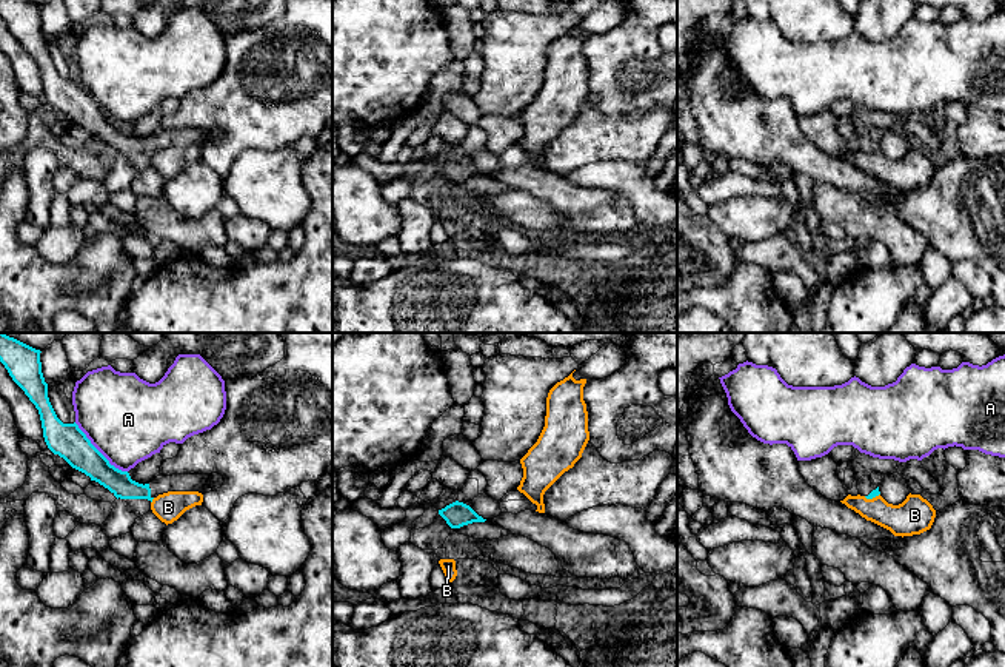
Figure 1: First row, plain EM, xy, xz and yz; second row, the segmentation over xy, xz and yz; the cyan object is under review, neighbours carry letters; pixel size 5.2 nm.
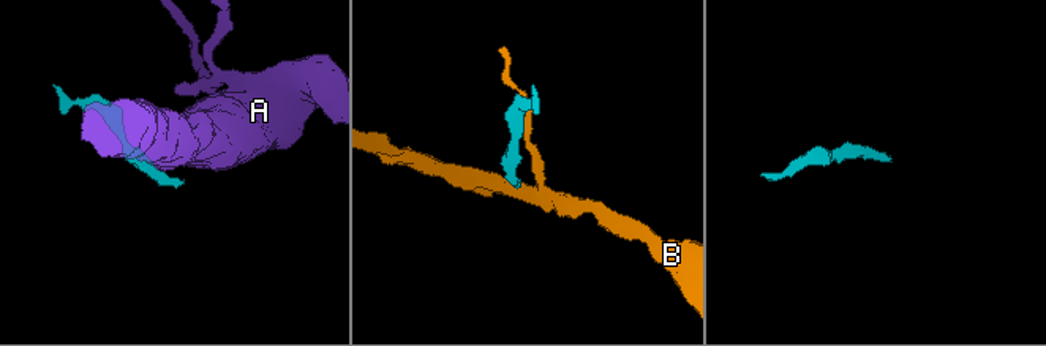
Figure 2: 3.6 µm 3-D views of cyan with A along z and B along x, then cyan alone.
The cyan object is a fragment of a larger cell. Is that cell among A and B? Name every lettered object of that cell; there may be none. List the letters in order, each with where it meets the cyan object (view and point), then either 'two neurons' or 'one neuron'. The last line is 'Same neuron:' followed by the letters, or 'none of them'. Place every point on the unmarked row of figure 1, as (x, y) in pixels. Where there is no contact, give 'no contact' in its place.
A: xy (99, 107) | two neurons
B: xy (151, 156) | two neurons
Same neuron: none of them

